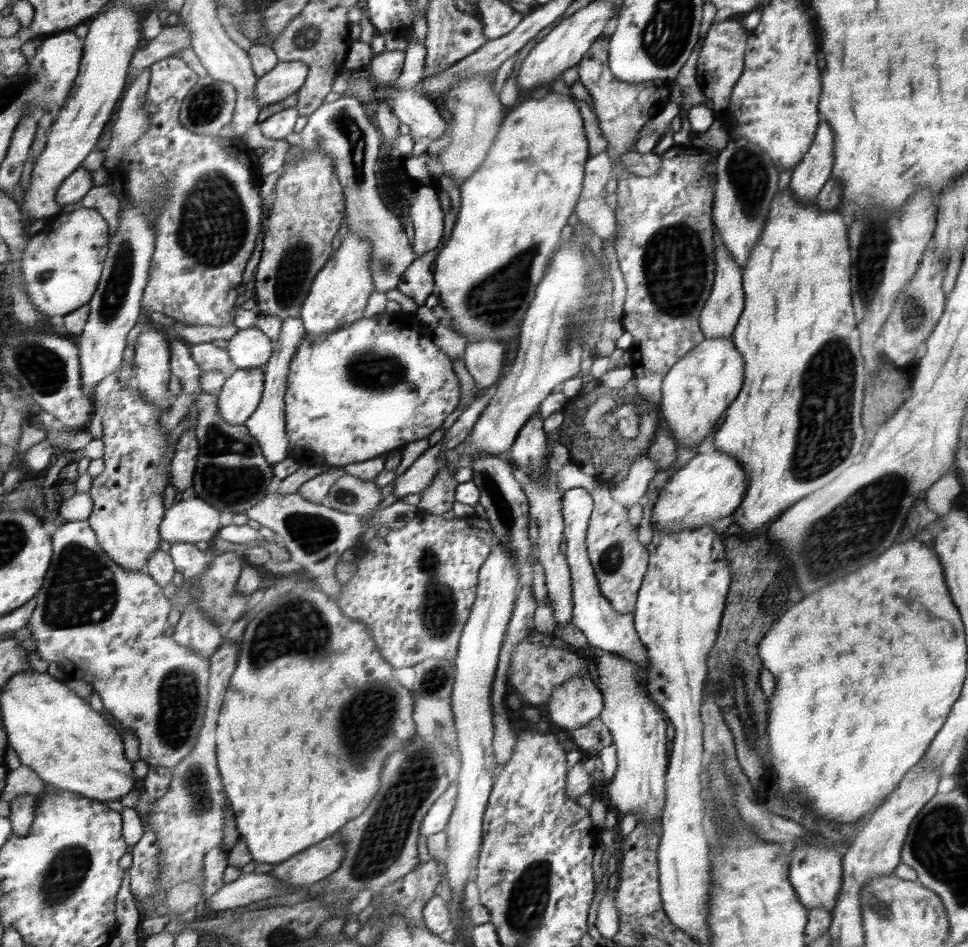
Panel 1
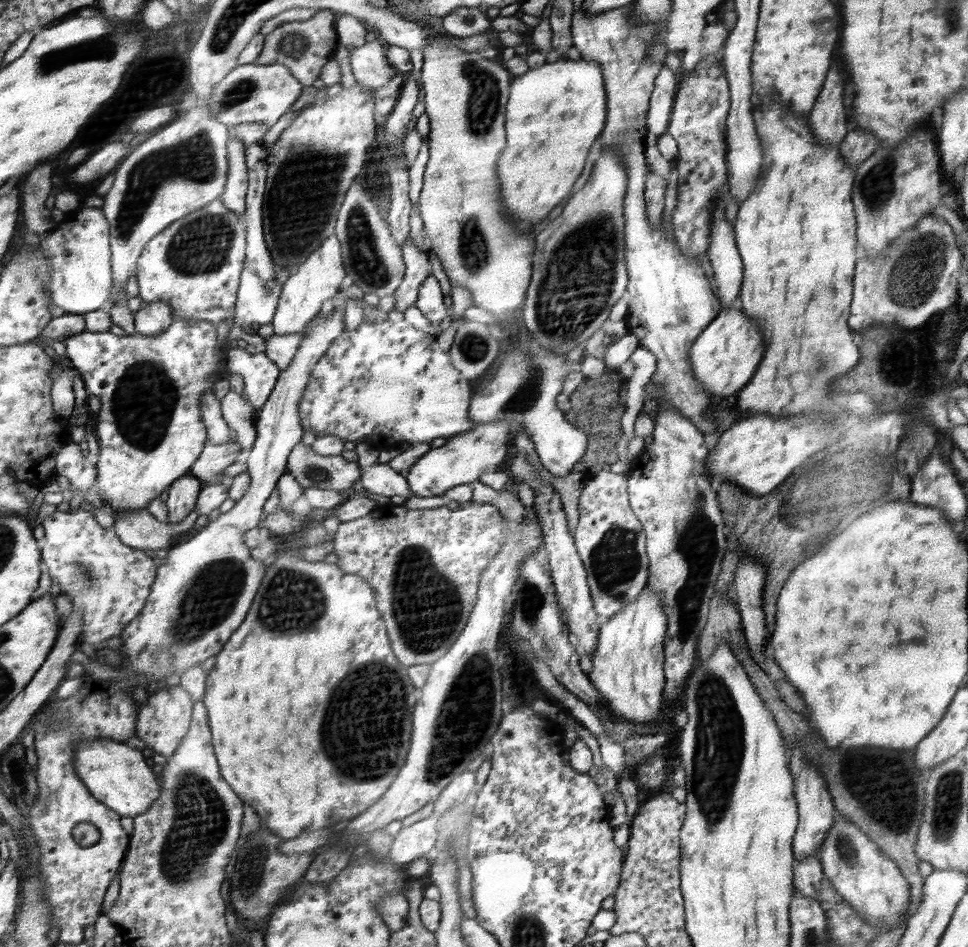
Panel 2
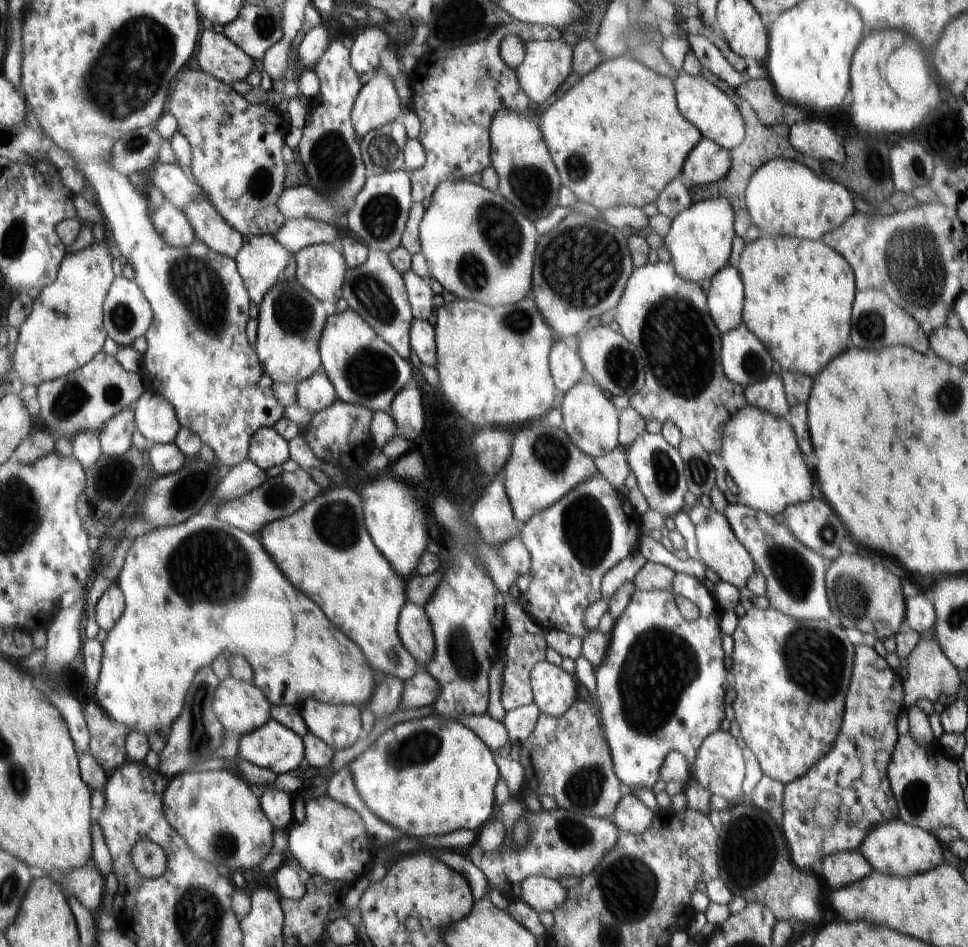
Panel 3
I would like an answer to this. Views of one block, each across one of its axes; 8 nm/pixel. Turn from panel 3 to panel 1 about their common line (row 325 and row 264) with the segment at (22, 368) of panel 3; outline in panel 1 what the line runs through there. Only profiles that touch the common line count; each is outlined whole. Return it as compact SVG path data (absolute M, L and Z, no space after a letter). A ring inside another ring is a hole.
M78 206L71 213L63 212L46 224L46 226L32 238L32 242L30 242L30 246L28 250L26 250L26 254L24 254L24 266L22 266L22 275L24 275L24 279L26 279L26 290L30 291L31 300L35 304L37 310L43 314L48 314L55 319L63 319L69 313L85 307L86 304L94 298L94 295L97 294L97 290L101 286L106 261L109 258L110 247L110 224L108 224L108 220L106 220L96 208Z

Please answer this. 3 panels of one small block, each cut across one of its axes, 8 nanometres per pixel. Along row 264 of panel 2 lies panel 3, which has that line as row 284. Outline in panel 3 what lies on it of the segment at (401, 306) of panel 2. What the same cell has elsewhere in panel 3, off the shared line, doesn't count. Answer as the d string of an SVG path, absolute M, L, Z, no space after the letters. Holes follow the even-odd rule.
M412 269L402 273L402 276L413 318L428 321L432 314L432 298L434 298L429 280L419 277Z

